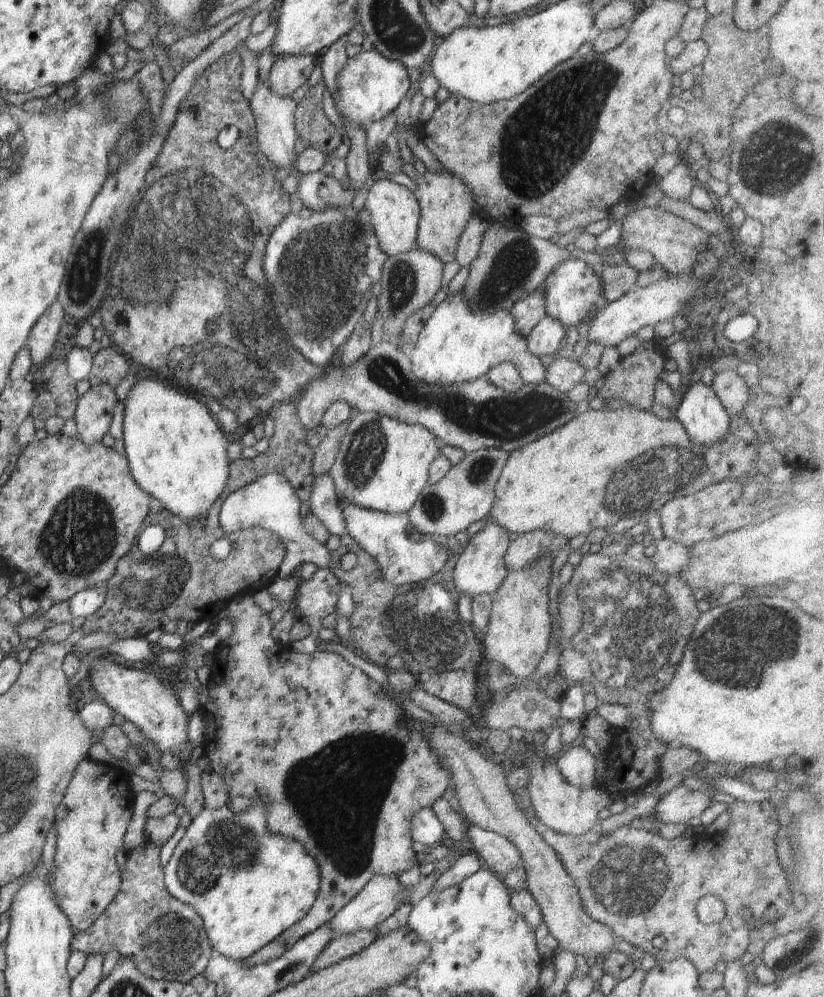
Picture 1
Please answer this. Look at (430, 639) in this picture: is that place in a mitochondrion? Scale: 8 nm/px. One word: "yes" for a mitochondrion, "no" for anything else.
yes

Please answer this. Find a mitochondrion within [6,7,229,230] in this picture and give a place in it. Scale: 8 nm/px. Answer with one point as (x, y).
(108, 115)

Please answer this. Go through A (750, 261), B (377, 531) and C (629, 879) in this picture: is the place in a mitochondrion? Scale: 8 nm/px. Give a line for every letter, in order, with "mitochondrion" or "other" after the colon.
A: other
B: other
C: mitochondrion

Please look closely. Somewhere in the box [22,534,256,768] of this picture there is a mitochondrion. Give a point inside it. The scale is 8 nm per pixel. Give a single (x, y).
(153, 588)

